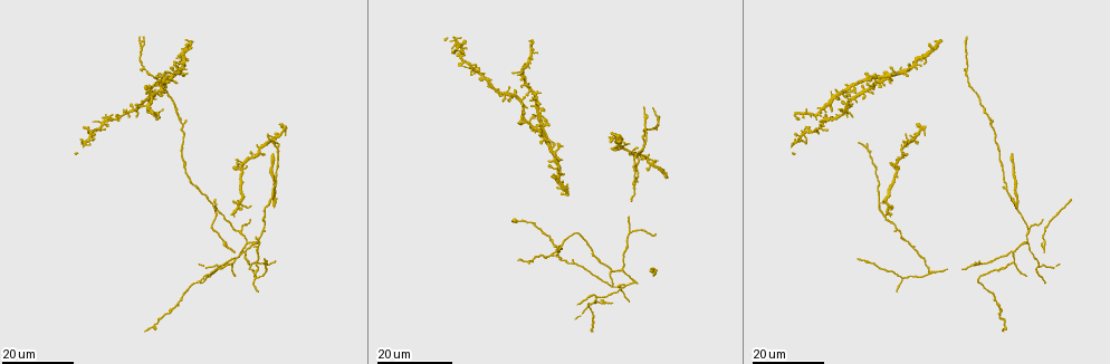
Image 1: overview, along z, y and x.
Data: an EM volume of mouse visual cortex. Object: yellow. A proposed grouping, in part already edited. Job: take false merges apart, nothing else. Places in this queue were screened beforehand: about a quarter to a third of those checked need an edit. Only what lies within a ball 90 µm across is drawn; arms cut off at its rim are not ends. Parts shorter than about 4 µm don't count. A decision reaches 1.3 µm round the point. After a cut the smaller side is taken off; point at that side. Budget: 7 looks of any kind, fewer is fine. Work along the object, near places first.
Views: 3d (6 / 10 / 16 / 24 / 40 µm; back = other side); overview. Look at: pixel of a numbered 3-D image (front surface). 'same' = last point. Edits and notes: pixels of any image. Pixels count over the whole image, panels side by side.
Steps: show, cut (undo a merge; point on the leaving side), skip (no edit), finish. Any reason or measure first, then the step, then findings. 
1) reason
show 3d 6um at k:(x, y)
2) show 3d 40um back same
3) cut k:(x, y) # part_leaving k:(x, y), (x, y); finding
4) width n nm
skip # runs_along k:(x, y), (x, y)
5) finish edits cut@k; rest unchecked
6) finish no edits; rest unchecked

three-way junction
show 3d 24um at 1:(256, 273)

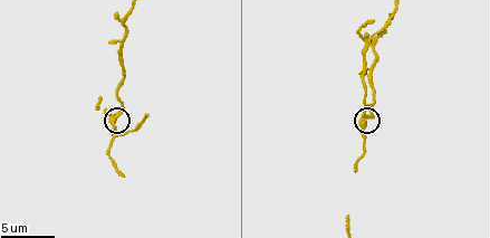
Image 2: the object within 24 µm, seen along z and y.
show 3d 6um at 2:(363, 118)

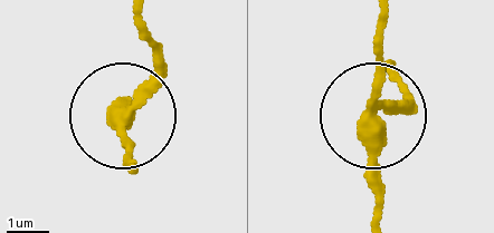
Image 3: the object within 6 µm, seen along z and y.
skip # continuous, no second cell

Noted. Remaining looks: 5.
a fork
show 3d 24um at 1:(1014, 264)

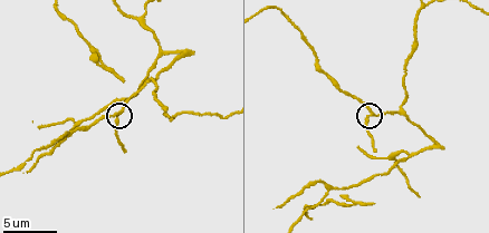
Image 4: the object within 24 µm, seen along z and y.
closer look
show 3d 6um at 4:(369, 113)

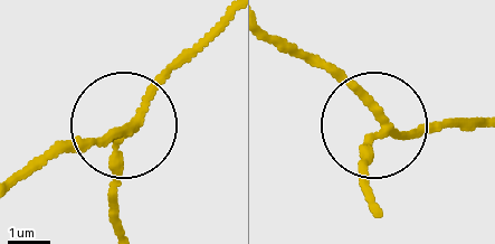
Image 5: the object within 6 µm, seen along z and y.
arms 3
skip # runs_along 5:(219, 20), (134, 116), (112, 231); continuous, no second cell

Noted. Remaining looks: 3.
show 3d 16um at 4:(172, 114)

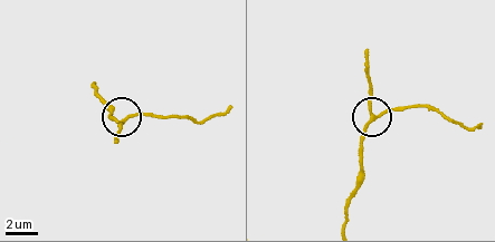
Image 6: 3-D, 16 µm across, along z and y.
skip # runs_along 6:(345, 223), (346, 203), (359, 180), (364, 124), (410, 107); continuous, no second cell

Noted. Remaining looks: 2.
finish no edits; rest unchecked

